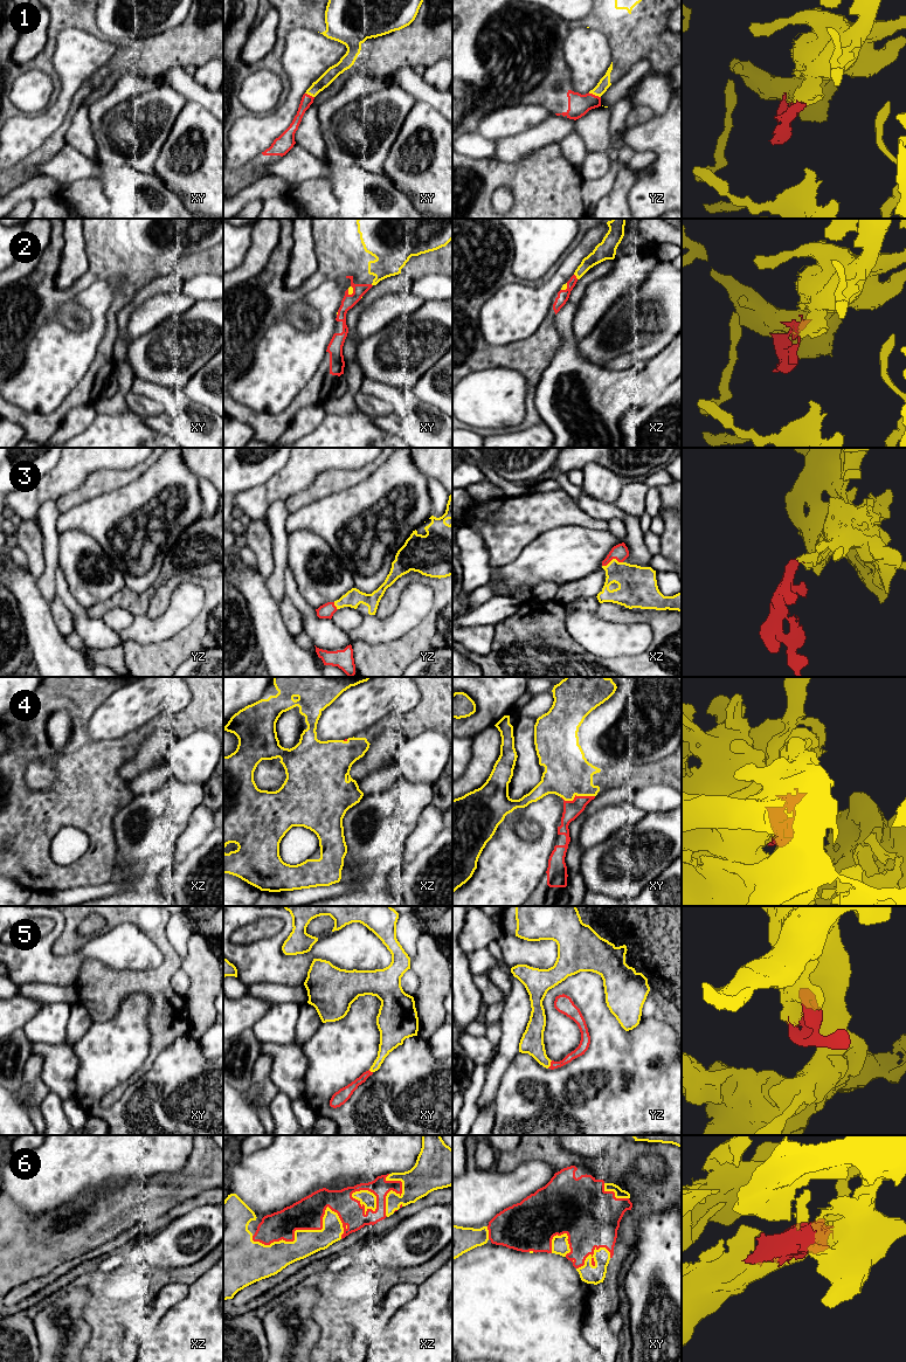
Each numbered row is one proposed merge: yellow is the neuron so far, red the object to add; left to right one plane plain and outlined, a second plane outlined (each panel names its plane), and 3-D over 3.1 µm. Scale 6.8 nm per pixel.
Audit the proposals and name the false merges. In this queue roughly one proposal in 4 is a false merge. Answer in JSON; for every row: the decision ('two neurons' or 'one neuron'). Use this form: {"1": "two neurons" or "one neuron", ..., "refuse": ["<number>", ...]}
{"1": "two neurons", "2": "two neurons", "3": "one neuron", "4": "one neuron", "5": "one neuron", "6": "one neuron", "refuse": ["1", "2"]}

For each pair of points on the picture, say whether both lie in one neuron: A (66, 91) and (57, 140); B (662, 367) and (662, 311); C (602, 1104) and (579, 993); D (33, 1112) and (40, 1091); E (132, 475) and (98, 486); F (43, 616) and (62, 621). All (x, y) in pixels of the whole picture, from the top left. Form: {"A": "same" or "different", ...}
{"A": "different", "B": "different", "C": "same", "D": "different", "E": "same", "F": "different"}

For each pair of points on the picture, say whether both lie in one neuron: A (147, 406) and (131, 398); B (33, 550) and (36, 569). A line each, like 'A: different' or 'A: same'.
A: same
B: same

